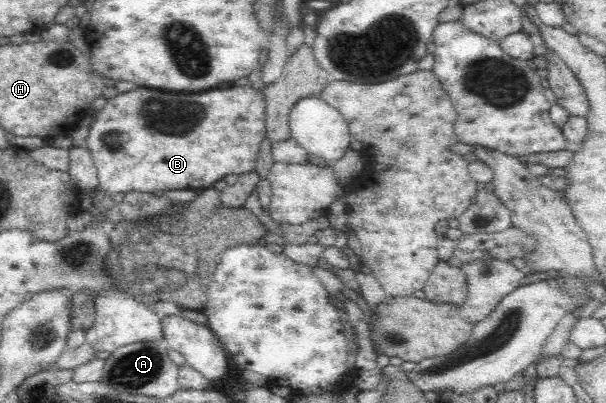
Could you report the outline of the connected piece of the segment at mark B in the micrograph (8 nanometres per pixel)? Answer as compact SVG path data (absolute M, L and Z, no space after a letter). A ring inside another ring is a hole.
M251 85L244 87L232 87L230 89L210 89L204 93L166 93L166 90L154 91L152 88L140 87L128 91L120 92L115 96L108 98L106 105L102 106L96 113L95 120L89 127L89 136L87 137L87 148L91 151L94 165L97 169L97 176L99 177L99 187L108 191L108 193L128 193L131 191L150 192L154 191L164 192L169 189L191 189L200 190L203 188L210 188L213 183L220 181L222 177L230 175L240 175L240 173L248 173L256 167L256 155L258 155L258 147L260 142L264 139L264 134L267 133L265 128L266 102L264 102L265 94L256 91Z

